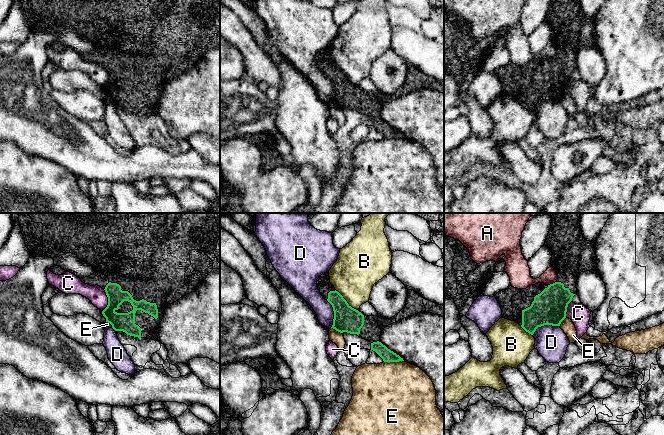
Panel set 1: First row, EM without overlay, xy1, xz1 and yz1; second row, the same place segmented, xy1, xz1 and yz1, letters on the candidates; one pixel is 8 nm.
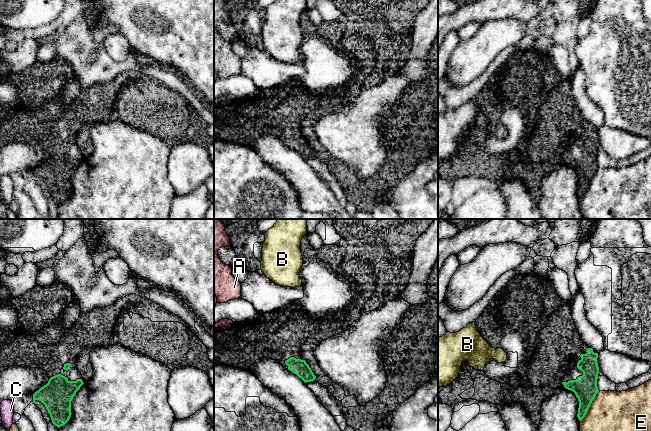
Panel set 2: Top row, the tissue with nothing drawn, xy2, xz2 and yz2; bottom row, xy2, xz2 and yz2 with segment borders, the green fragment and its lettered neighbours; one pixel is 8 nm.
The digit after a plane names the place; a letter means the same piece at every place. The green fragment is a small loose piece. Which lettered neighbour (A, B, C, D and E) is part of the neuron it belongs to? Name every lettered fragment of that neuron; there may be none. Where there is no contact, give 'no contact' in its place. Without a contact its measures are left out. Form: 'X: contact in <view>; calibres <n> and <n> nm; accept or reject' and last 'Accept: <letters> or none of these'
A: contact in yz1; calibres 280 and 140 nm; reject
B: contact in xz1; calibres 200 and 360 nm; reject
C: contact in xy1; calibres 150 and 140 nm; reject
D: contact in yz1; calibres 280 and 260 nm; reject
E: contact in yz2; calibres 190 and 500 nm; reject
Accept: none of these

